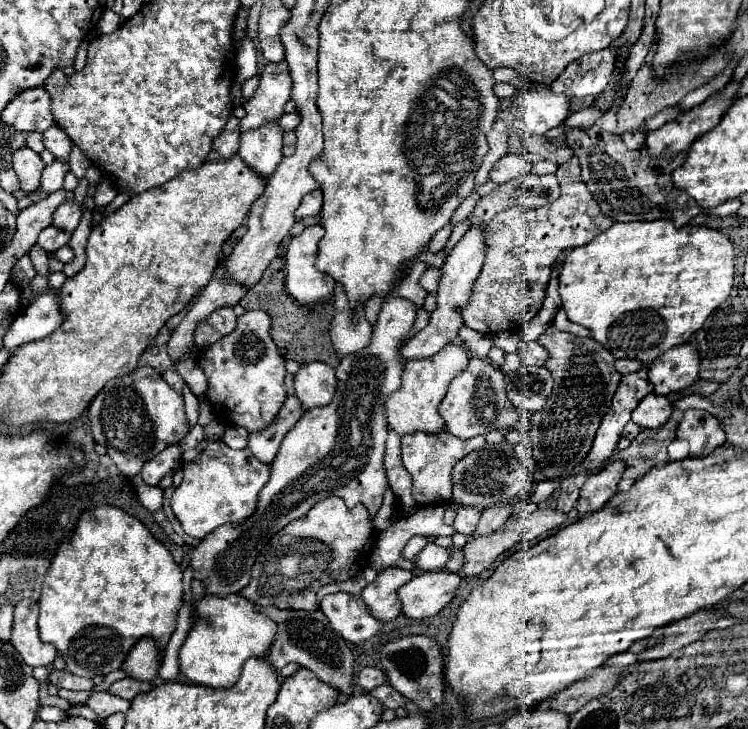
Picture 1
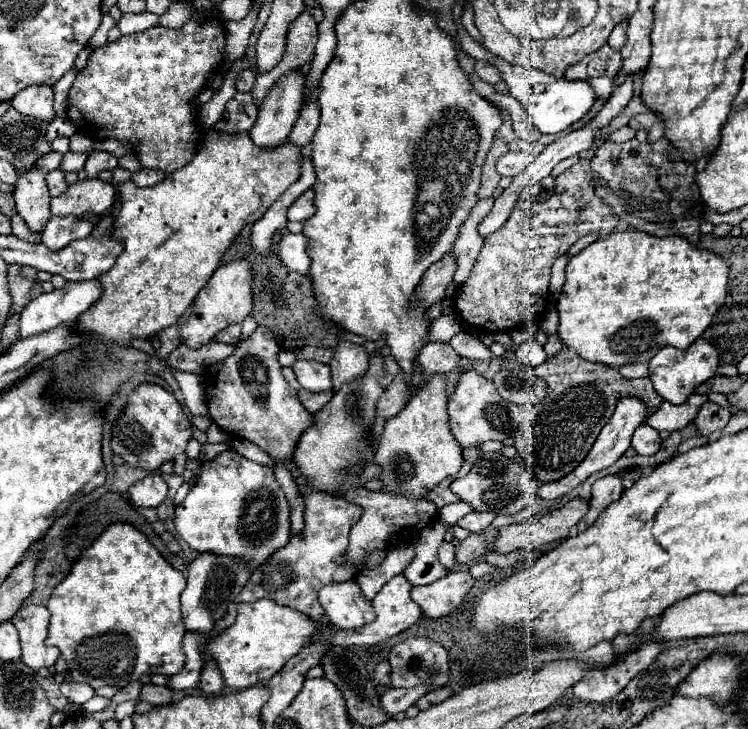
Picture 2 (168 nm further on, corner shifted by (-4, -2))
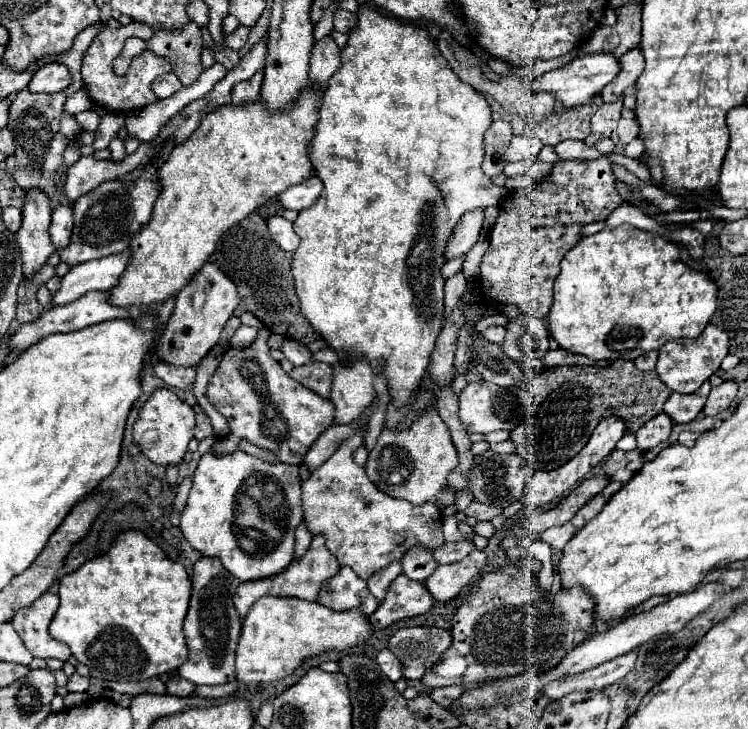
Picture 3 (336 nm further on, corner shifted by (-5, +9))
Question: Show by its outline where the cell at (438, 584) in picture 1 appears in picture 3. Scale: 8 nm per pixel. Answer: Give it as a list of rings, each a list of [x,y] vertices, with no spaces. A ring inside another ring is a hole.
[[[473,550],[469,556],[465,556],[461,562],[449,564],[449,566],[437,566],[437,570],[423,582],[427,590],[433,594],[435,600],[447,602],[459,594],[463,586],[469,584],[469,580],[481,572],[481,568],[487,564],[487,554],[481,550]]]

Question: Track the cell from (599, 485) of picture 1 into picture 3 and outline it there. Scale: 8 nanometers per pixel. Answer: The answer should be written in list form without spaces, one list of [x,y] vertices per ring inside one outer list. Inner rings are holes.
[[[611,480],[609,482],[609,486],[601,492],[601,494],[597,494],[593,500],[589,500],[573,518],[571,518],[571,524],[575,526],[575,528],[583,528],[589,520],[593,520],[601,510],[603,510],[603,504],[621,488],[623,484],[621,482],[617,482],[617,480]]]

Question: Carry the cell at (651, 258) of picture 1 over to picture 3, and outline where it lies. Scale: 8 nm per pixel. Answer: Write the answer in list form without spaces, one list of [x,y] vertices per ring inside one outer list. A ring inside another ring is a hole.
[[[631,224],[585,236],[561,260],[547,330],[559,348],[593,360],[635,360],[669,340],[697,338],[717,308],[717,282],[679,260],[679,246]]]

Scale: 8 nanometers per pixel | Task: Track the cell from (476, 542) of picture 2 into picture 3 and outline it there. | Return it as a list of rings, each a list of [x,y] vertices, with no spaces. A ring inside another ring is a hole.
[[[445,542],[441,548],[433,552],[433,558],[437,560],[437,564],[453,564],[453,562],[463,560],[473,548],[475,548],[473,542],[461,542],[461,544]]]

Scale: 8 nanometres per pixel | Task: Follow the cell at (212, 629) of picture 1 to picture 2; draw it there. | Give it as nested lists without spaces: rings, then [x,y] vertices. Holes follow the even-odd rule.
[[[270,599],[238,603],[234,625],[212,639],[204,657],[208,659],[214,651],[214,663],[220,669],[224,685],[230,689],[246,689],[256,683],[266,683],[272,675],[276,675],[284,663],[310,641],[320,623],[322,621],[312,621],[308,615],[290,607],[282,607]]]

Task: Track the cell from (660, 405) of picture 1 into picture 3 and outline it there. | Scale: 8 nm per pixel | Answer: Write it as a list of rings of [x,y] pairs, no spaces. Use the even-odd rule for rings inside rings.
[[[705,382],[699,392],[693,394],[671,394],[671,398],[665,402],[665,414],[677,422],[677,424],[687,424],[695,420],[695,416],[703,410],[703,404],[711,392],[711,384]]]

